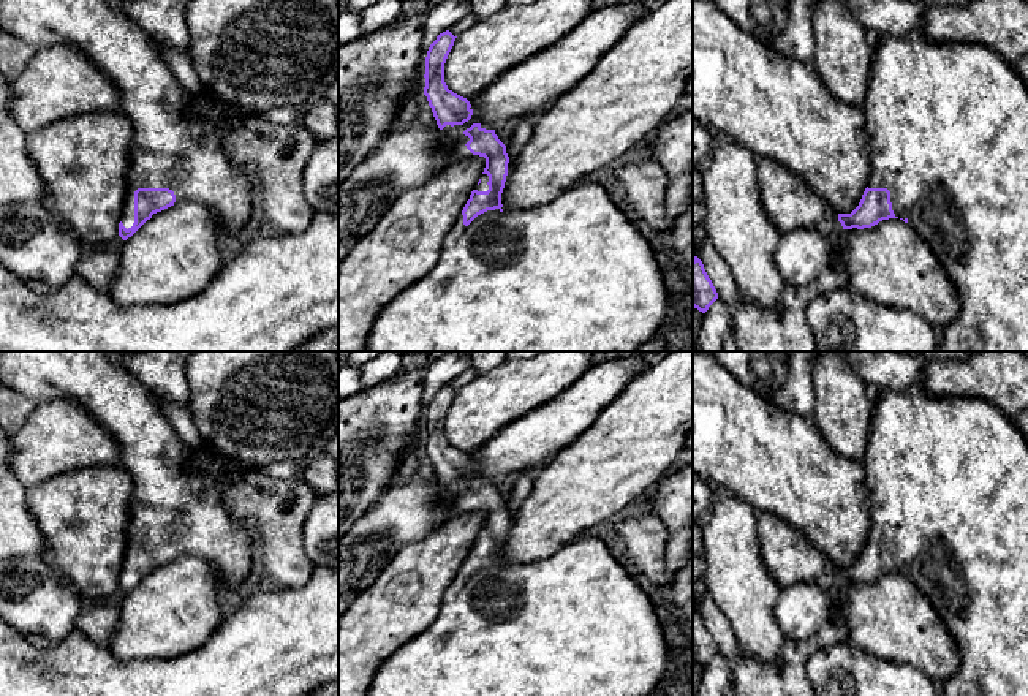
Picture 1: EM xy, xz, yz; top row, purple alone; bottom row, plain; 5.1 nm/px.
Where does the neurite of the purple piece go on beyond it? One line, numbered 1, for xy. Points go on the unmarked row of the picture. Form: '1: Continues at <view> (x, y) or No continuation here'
1: Continues at xy (171, 505)

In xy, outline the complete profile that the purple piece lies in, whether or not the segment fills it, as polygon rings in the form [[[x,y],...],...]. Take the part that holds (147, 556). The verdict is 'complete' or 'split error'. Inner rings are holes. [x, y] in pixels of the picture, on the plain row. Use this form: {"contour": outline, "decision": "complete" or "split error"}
{"contour": [[[0,351],[0,383],[36,402],[79,400],[115,440],[119,465],[133,478],[127,550],[119,590],[127,595],[153,568],[176,555],[196,555],[217,573],[223,587],[244,584],[253,566],[253,535],[234,519],[215,482],[201,470],[190,473],[191,449],[161,411],[160,397],[134,380],[111,351]]], "decision": "split error"}

